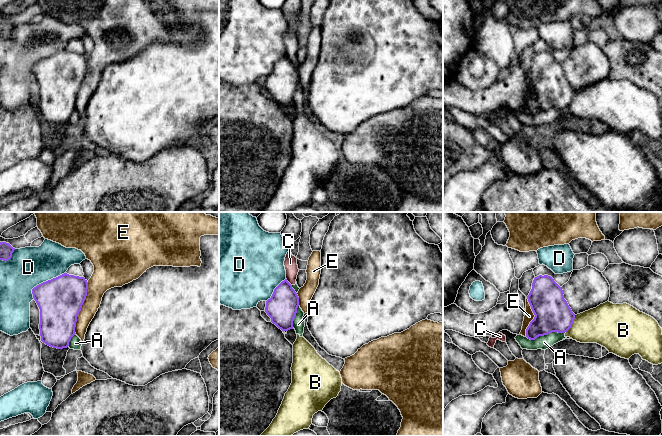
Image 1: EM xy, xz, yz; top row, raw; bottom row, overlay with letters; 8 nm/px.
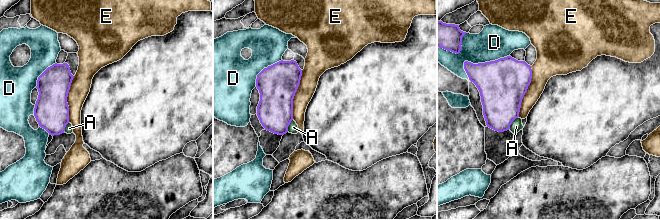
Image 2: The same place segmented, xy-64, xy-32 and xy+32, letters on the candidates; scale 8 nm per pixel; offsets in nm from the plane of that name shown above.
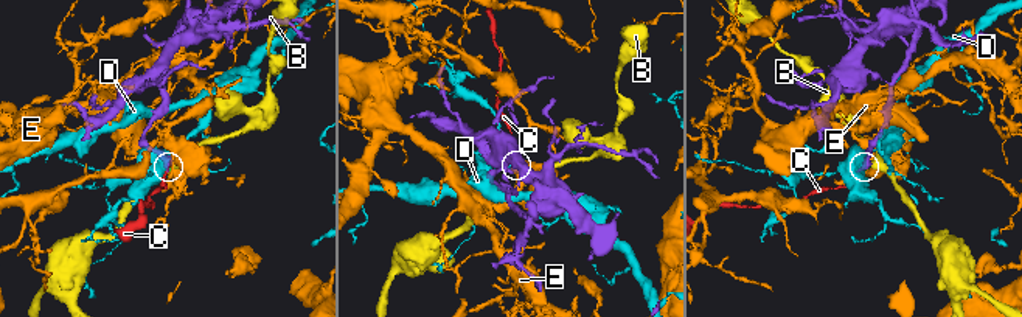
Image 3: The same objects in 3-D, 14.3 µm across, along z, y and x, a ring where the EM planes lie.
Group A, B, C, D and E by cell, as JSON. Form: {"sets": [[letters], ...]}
{"sets": [["A", "B", "C"], ["D"], ["E"]]}

